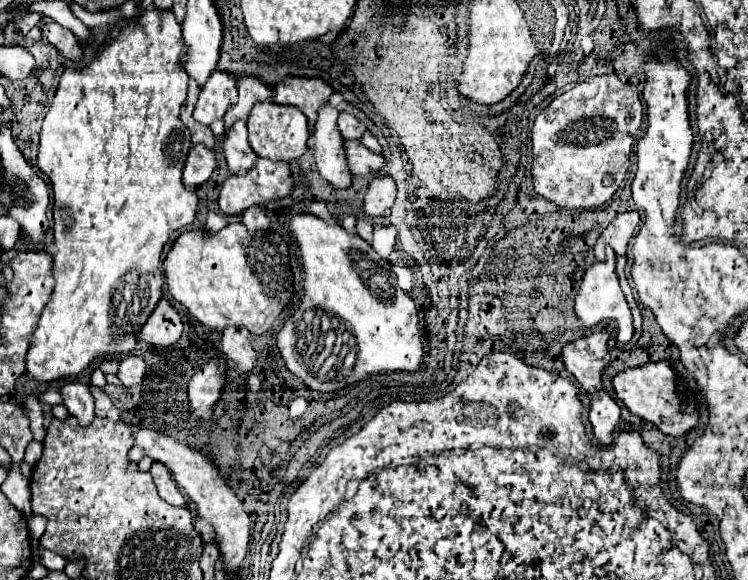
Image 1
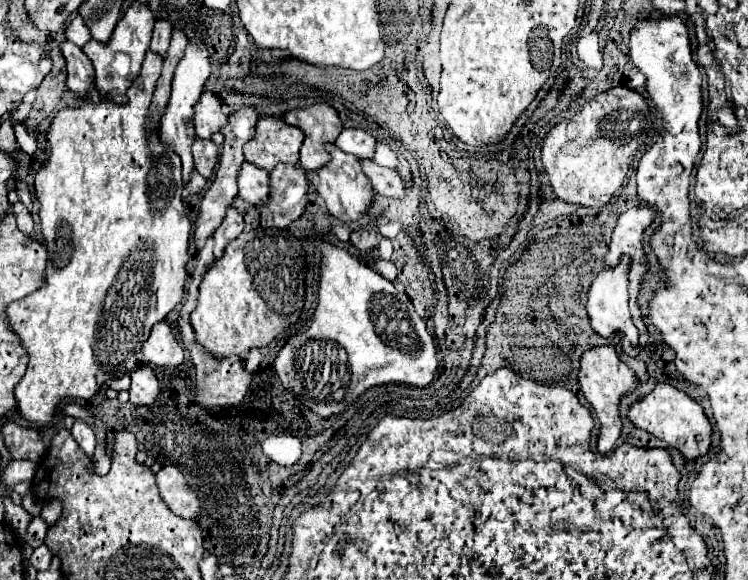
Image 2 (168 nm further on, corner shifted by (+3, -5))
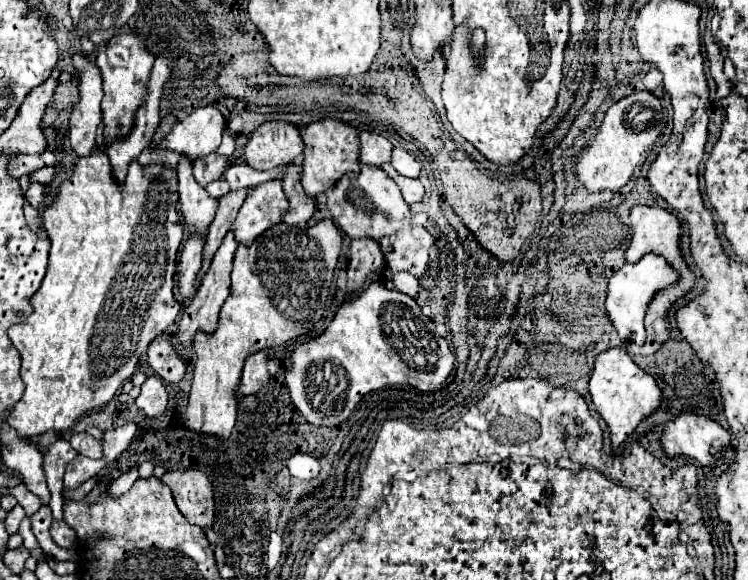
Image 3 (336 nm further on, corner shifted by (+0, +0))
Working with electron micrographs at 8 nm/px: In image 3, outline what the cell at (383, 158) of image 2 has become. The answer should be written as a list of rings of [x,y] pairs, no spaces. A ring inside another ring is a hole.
[[[395,148],[395,158],[391,158],[391,166],[401,176],[407,176],[407,178],[419,178],[419,172],[421,172],[419,162],[413,156],[409,156],[405,150],[401,150],[401,148]]]

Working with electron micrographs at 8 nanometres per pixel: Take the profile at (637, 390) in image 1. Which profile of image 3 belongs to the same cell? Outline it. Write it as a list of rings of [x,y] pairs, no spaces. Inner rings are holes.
[[[687,412],[669,422],[661,436],[663,450],[671,458],[687,456],[701,466],[711,466],[719,458],[723,458],[729,442],[731,434],[715,420]]]

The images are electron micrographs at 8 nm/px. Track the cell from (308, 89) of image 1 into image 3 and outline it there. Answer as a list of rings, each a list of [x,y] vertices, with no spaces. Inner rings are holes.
[[[321,120],[317,124],[301,128],[301,136],[305,142],[305,162],[303,162],[301,182],[311,198],[321,198],[347,172],[359,172],[361,142],[359,142],[359,132],[355,134],[353,126],[339,120]]]

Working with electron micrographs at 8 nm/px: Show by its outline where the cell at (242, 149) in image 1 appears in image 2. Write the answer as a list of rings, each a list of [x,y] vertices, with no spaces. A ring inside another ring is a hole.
[[[244,161],[238,171],[238,197],[258,205],[268,199],[268,171]]]

